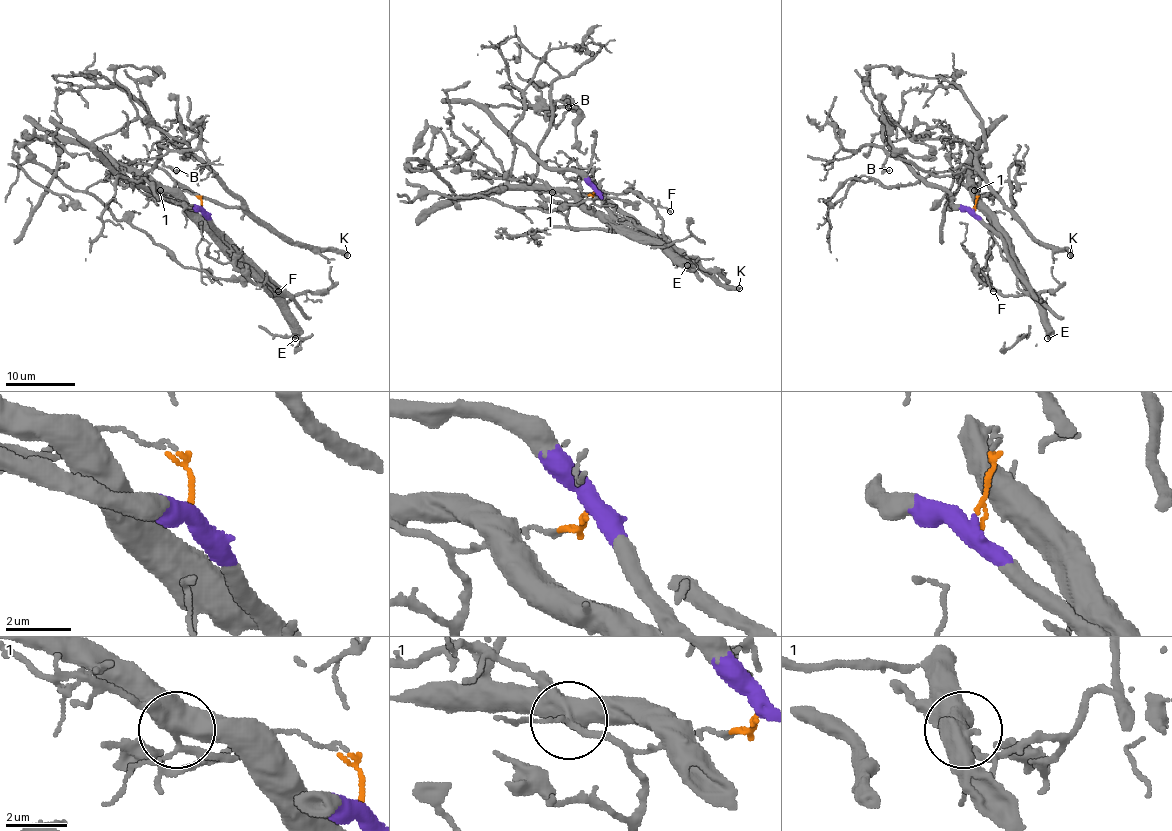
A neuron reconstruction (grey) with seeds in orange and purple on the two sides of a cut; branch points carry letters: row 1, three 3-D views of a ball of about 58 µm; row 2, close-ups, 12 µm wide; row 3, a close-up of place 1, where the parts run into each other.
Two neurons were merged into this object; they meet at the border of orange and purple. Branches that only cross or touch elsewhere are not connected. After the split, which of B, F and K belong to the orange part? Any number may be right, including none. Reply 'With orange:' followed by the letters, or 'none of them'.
With orange: B

